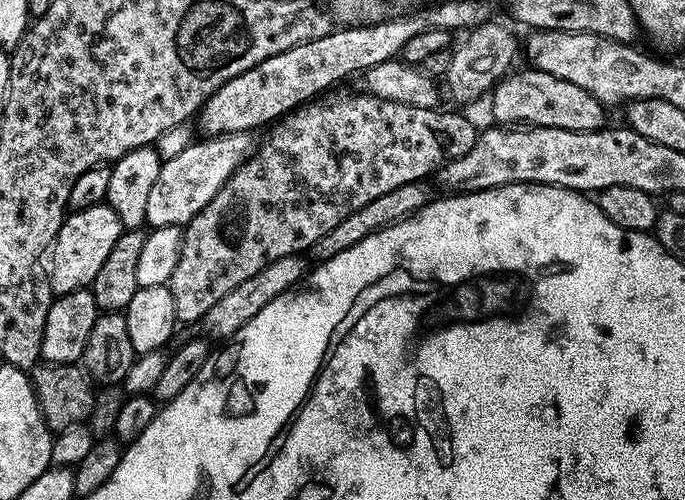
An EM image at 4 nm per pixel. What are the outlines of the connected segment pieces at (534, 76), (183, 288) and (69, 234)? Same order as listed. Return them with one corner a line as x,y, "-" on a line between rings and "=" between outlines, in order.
513,71
492,89
492,116
497,125
557,128
575,132
597,132
599,128
605,127
606,108
594,98
594,94
582,90
582,86
574,86
574,82
562,82
562,78
554,78
554,74
527,71
=
371,94
359,95
344,96
341,100
328,100
325,104
317,103
315,106
305,107
303,110
289,115
279,125
281,128
277,132
270,133
268,141
261,148
259,145
258,150
253,151
250,159
242,167
236,169
235,174
222,186
222,190
218,190
218,194
214,194
214,198
210,198
210,202
206,202
206,206
202,206
200,213
190,223
183,225
178,266
174,266
174,274
167,282
170,294
174,294
174,314
181,325
195,325
204,317
206,310
210,310
210,306
214,306
223,296
230,294
230,290
234,290
234,286
246,282
246,278
254,278
254,274
258,274
258,270
262,270
270,262
274,262
278,258
307,253
318,242
318,238
322,238
322,234
334,230
334,226
338,226
338,222
342,222
342,218
346,218
354,210
366,206
366,202
374,202
374,198
379,198
381,194
394,190
394,186
406,186
406,182
428,178
432,171
433,175
445,164
456,160
462,154
466,154
470,150
470,146
474,146
478,128
475,128
466,117
459,116
456,112
440,112
439,107
415,108
383,100
=
107,202
69,211
50,249
50,279
53,293
56,296
65,296
79,288
88,288
94,282
94,274
98,274
102,262
106,262
110,249
113,248
114,242
118,242
123,231
123,222

